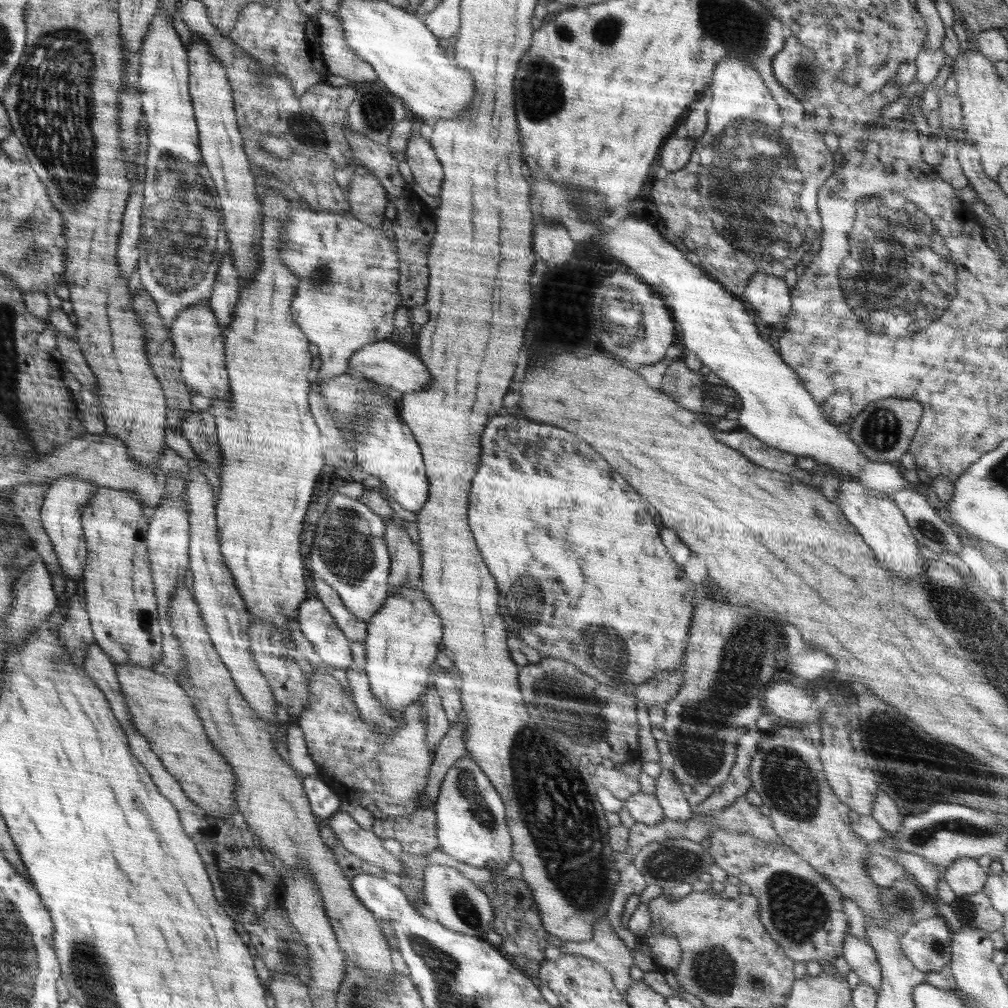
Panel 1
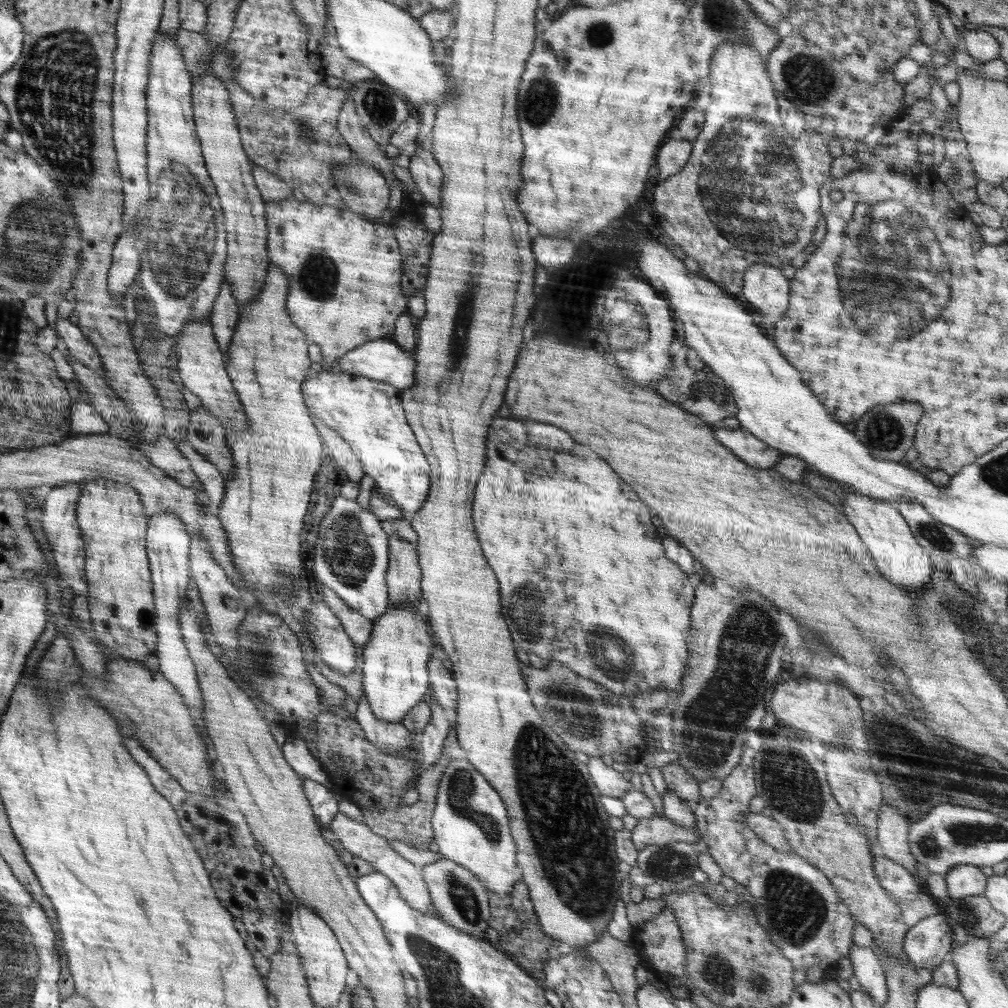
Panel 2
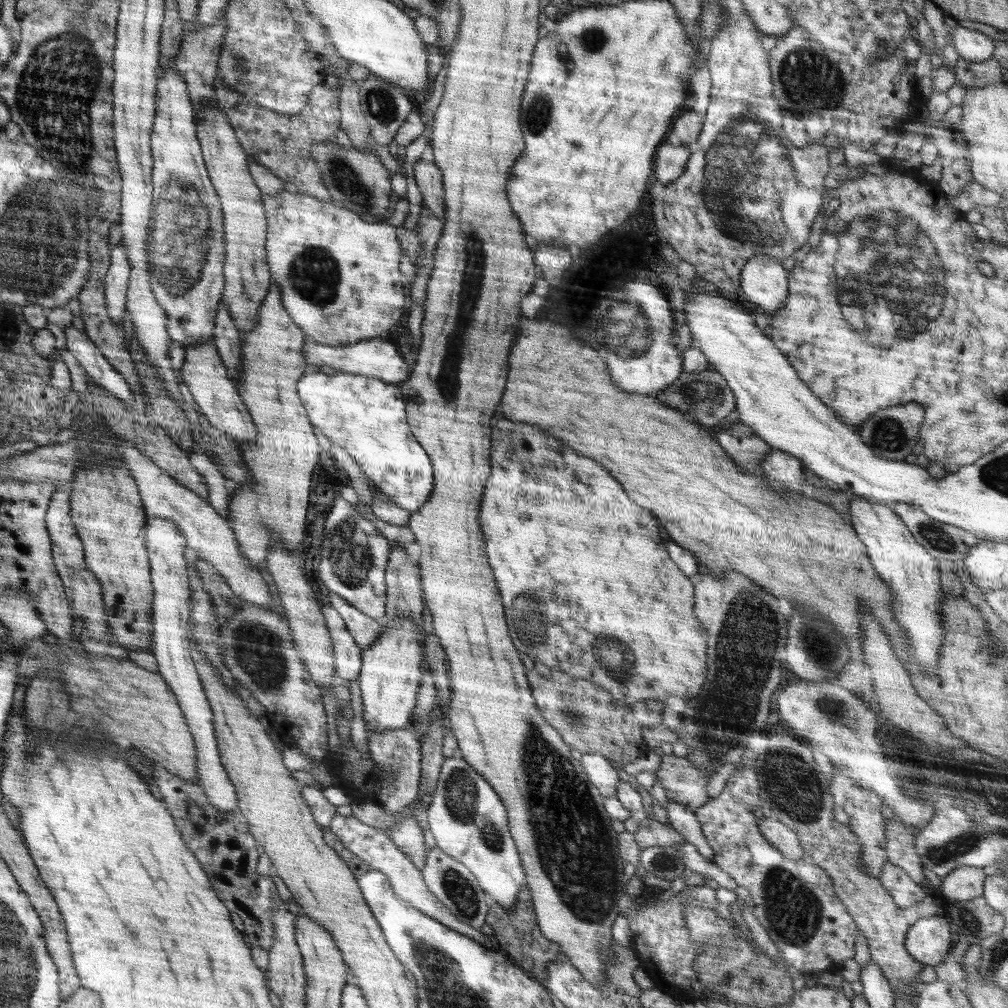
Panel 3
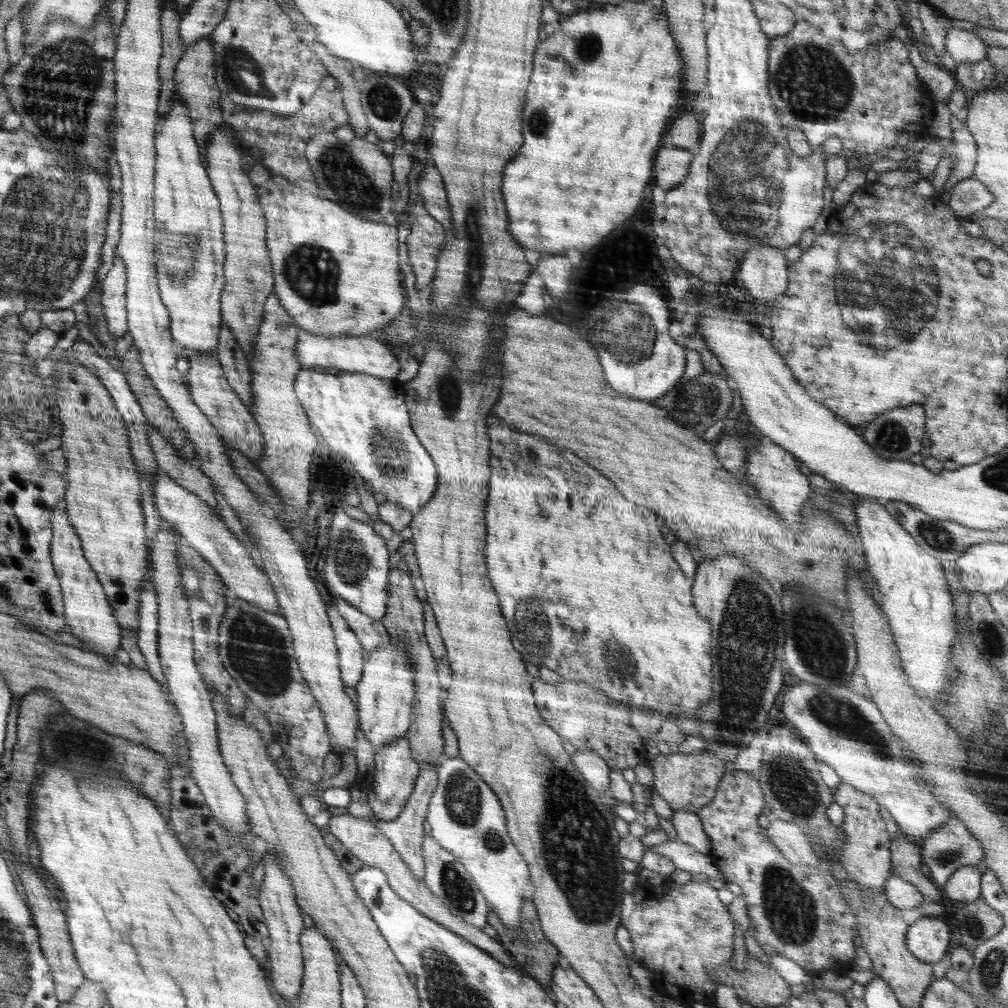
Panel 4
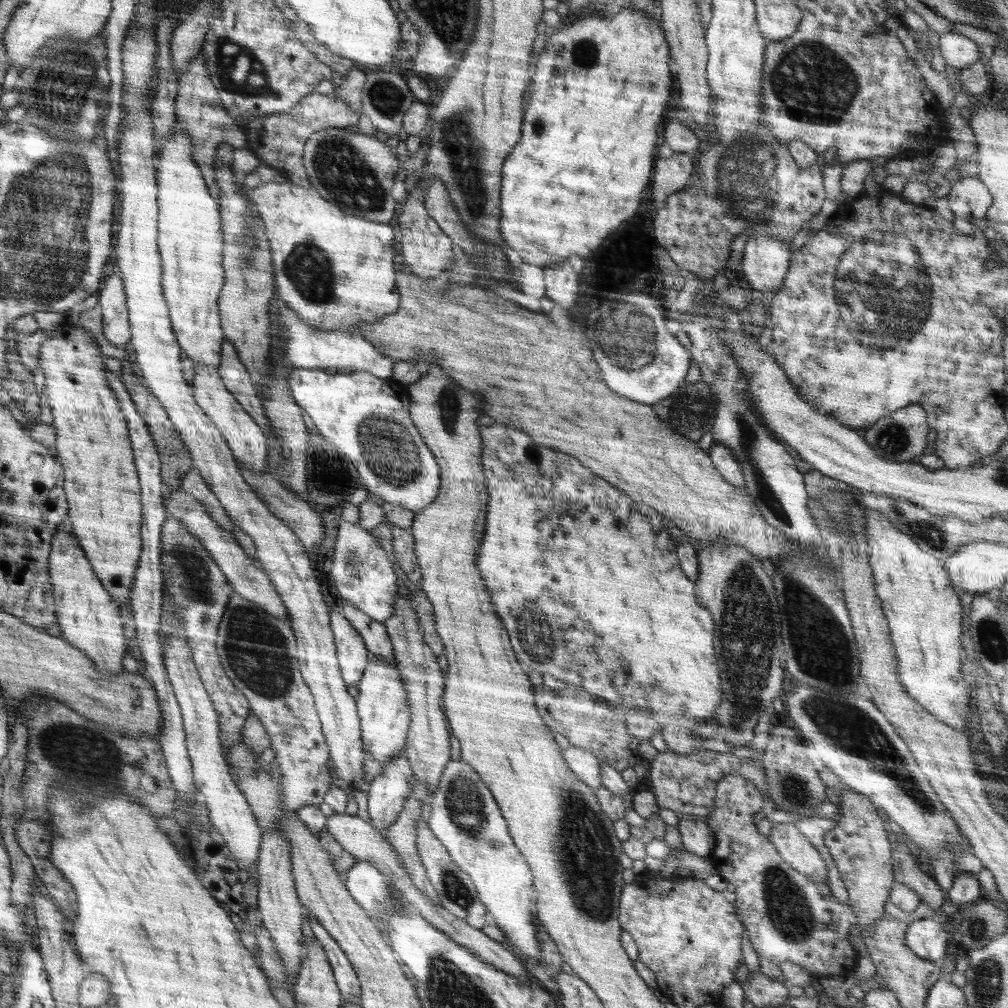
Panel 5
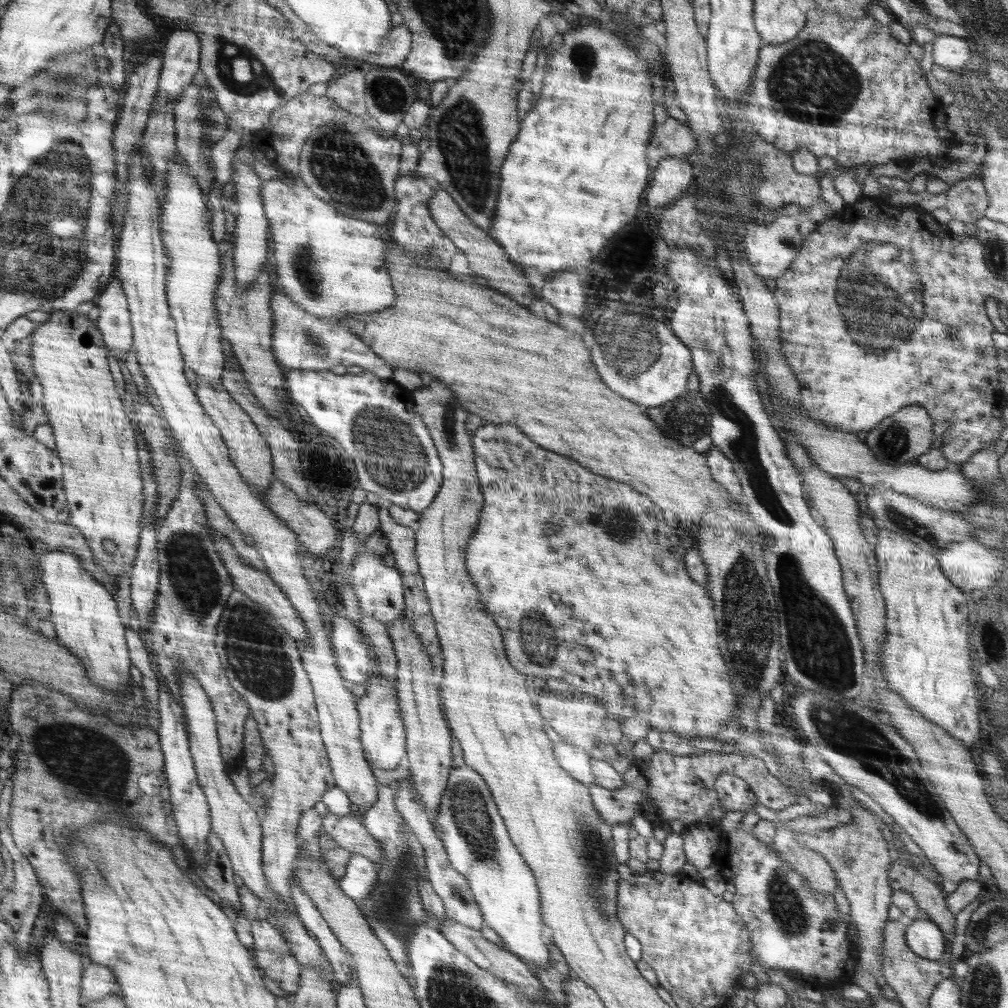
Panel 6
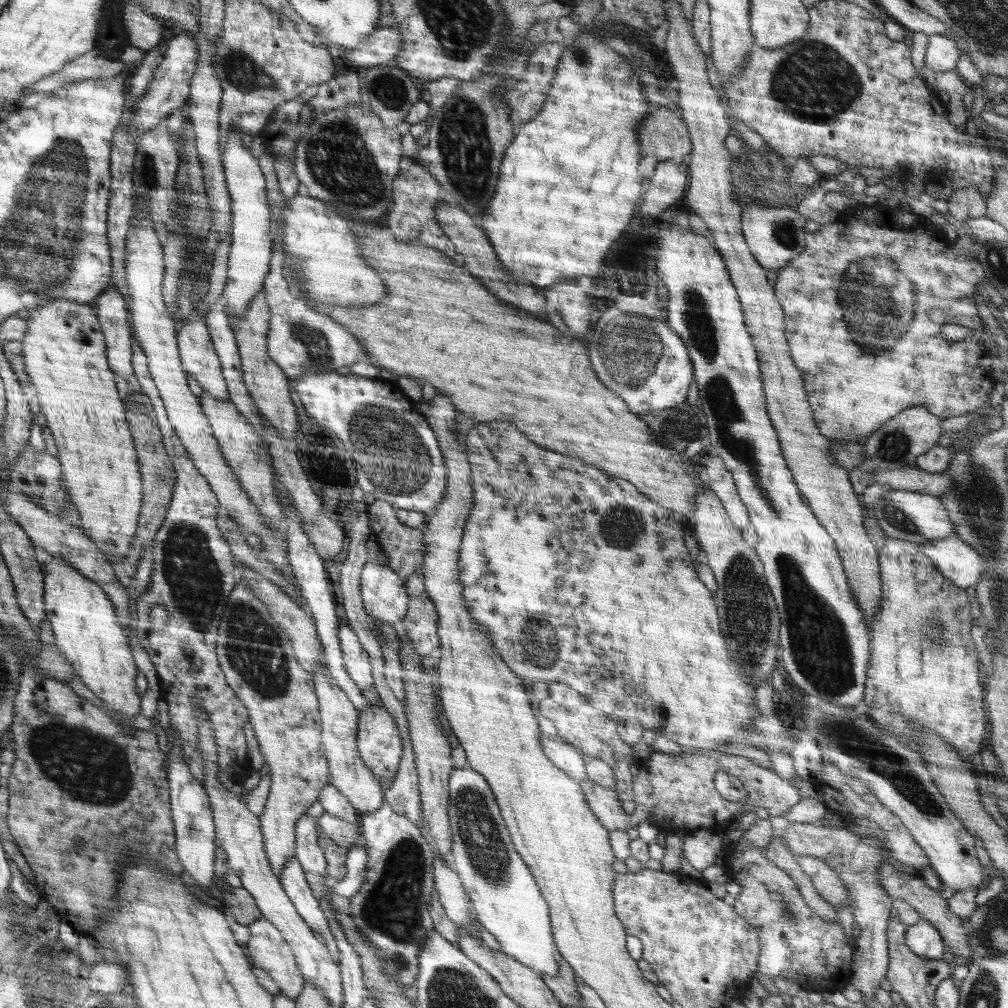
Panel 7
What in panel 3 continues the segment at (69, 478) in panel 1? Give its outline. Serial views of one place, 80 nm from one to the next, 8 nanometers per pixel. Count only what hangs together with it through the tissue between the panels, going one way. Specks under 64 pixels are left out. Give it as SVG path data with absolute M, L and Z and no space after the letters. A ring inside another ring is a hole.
M67 486L56 489L52 493L45 514L46 528L52 543L51 553L55 562L55 569L63 582L65 595L69 600L69 607L74 618L81 616L86 622L84 633L98 640L107 640L112 644L113 636L109 634L108 621L105 620L105 601L101 583L96 576L93 576L93 572L89 571L88 565L85 563L84 544L72 517L71 491Z

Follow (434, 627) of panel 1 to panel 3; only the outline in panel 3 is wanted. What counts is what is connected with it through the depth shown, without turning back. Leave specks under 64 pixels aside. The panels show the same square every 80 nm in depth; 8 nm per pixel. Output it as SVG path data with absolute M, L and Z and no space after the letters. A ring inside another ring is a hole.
M408 619L382 623L384 631L380 638L362 652L359 675L364 724L372 734L409 728L422 682L422 642L418 628Z

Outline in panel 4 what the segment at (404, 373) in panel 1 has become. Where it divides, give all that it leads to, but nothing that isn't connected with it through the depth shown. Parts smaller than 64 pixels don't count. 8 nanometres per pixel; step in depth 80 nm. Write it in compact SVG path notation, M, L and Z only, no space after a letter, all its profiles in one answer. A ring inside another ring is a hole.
M297 327L300 337L297 339L297 357L301 361L303 368L317 368L326 370L328 367L337 367L344 373L364 372L382 379L397 380L401 374L400 361L393 350L378 340L370 336L318 336Z

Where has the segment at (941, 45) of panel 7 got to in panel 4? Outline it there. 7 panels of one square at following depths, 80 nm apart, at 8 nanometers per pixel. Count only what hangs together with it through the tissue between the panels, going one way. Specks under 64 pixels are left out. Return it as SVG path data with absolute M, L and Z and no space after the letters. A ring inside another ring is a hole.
M950 28L947 31L945 50L957 64L980 62L987 58L987 49L987 44L970 30Z

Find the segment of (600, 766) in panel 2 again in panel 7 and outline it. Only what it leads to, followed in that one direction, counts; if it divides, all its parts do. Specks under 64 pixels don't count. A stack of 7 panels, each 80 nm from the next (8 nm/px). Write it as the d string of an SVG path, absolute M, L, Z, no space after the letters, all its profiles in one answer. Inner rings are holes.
M542 736L543 748L549 759L565 773L569 773L577 782L586 780L588 775L585 769L583 753L574 745L557 738Z

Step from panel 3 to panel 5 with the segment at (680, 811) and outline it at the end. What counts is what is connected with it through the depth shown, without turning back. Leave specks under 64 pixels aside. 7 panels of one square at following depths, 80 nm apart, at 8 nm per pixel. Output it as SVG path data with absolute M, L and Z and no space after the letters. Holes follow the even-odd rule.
M694 815L685 816L678 822L684 851L700 858L712 859L715 847L715 834L704 820Z

